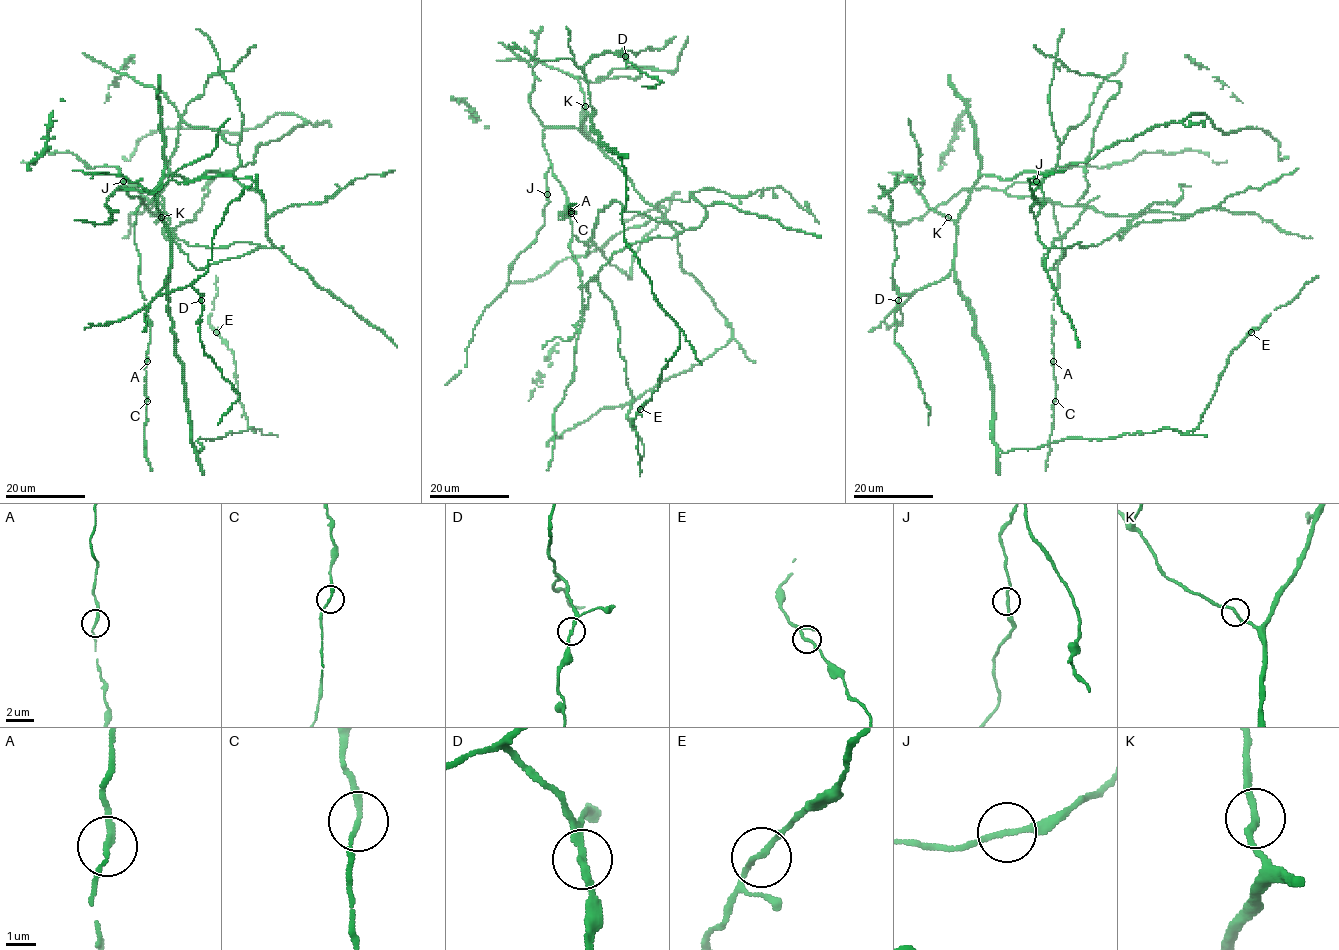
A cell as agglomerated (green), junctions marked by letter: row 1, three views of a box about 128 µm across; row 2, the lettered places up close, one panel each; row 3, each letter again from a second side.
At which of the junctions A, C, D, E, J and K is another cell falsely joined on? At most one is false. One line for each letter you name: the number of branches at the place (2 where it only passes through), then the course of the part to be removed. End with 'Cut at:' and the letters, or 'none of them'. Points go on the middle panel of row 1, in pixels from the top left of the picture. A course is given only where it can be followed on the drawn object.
Cut at: none of them

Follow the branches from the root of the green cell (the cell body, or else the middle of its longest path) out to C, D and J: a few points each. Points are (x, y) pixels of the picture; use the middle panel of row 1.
C: (594, 113), (580, 128), (549, 126), (543, 131), (553, 174), (568, 200), (558, 218), (575, 209), (571, 213)
D: (594, 113), (590, 104), (584, 66), (593, 56), (607, 51), (625, 56)
J: (594, 113), (585, 118), (580, 128), (549, 126), (544, 129), (543, 146), (550, 161), (546, 174), (547, 194)

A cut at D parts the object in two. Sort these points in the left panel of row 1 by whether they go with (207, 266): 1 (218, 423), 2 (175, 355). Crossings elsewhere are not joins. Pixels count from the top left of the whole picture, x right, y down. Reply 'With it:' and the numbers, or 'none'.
With it: 2

